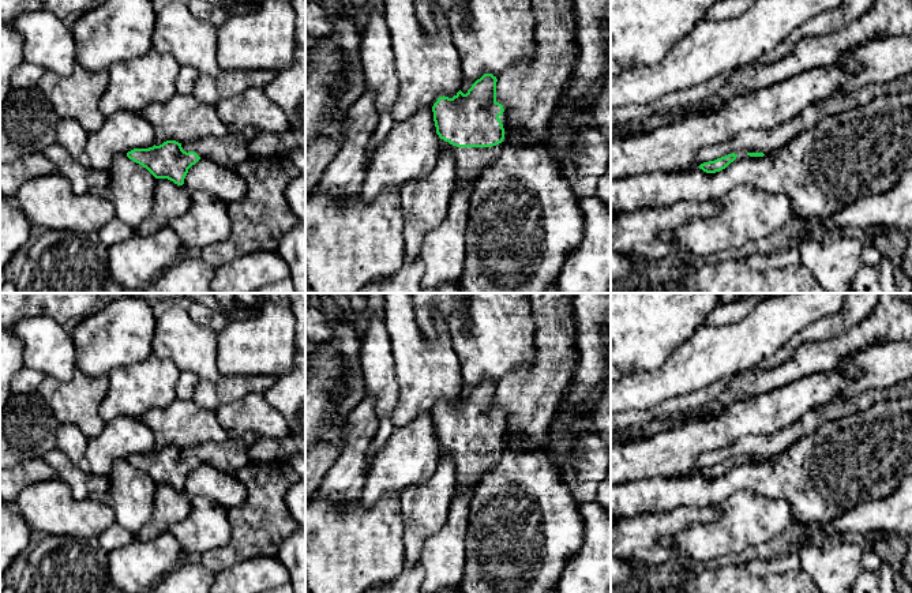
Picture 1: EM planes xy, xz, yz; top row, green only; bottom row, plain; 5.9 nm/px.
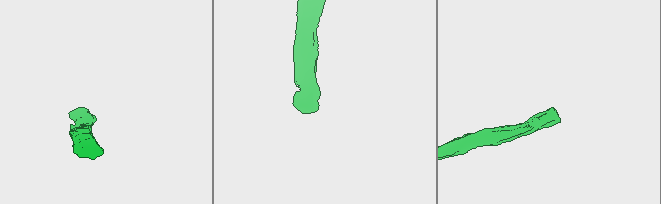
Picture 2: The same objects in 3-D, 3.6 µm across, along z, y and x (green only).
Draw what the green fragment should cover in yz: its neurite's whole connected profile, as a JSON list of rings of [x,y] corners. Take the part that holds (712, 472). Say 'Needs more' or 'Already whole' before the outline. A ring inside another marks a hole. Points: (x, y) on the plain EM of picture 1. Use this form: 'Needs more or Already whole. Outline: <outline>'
Already whole. Outline: [[[732,458],[714,466],[703,468],[698,473],[706,478],[716,478],[725,474],[731,468],[736,465],[738,459]]]

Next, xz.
Needs more. Outline: [[[484,379],[463,399],[461,395],[453,402],[439,402],[432,412],[436,439],[439,440],[439,459],[447,458],[455,466],[455,491],[474,491],[480,481],[498,465],[504,444],[504,434],[499,424],[504,414],[496,406],[496,382]]]

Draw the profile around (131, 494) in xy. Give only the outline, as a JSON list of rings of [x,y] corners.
[[[127,459],[115,462],[106,478],[110,487],[98,499],[113,510],[115,522],[136,536],[153,515],[157,484]]]

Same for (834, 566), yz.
[[[807,540],[795,548],[803,570],[822,593],[853,593],[856,578],[862,574],[863,551],[845,540]]]

